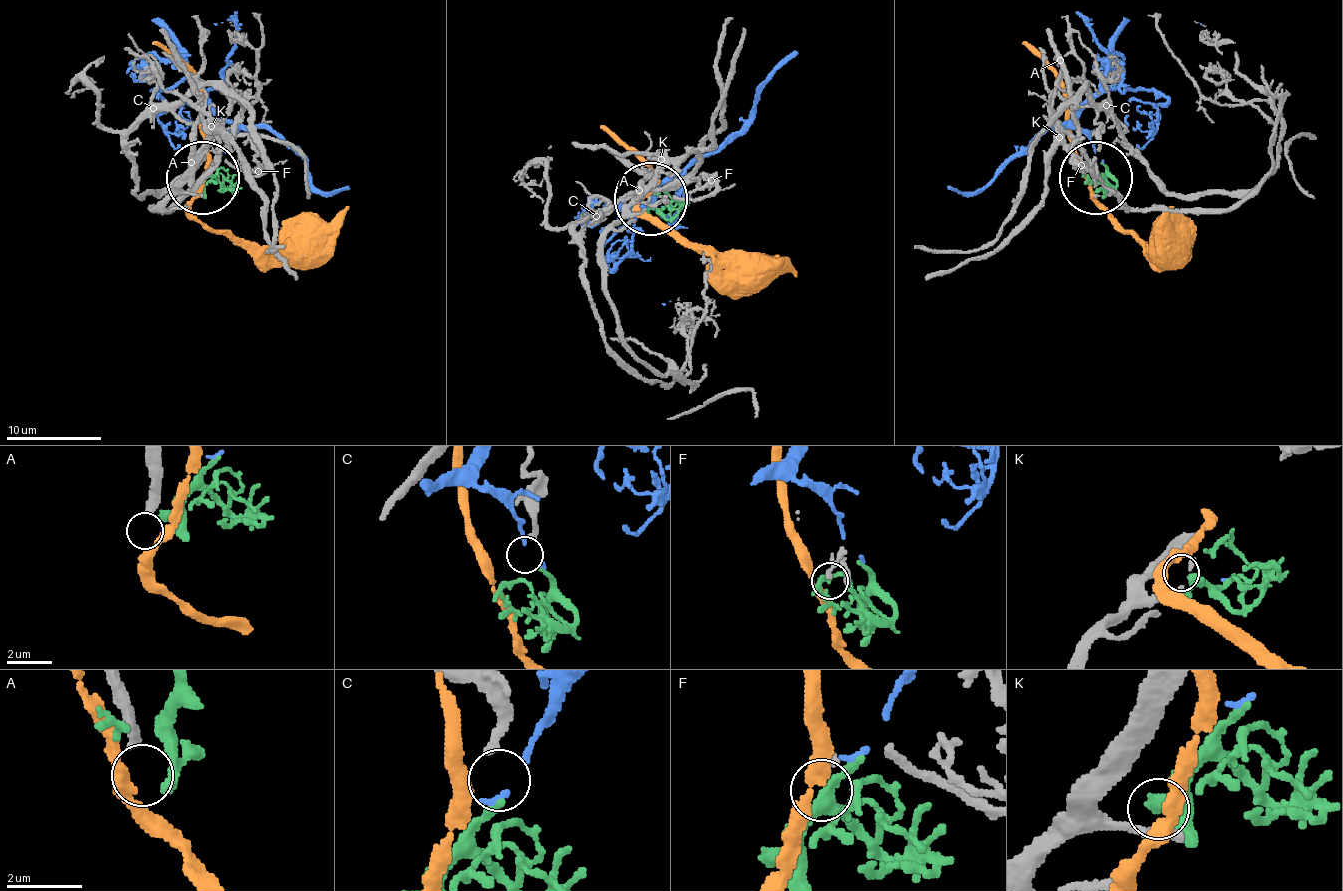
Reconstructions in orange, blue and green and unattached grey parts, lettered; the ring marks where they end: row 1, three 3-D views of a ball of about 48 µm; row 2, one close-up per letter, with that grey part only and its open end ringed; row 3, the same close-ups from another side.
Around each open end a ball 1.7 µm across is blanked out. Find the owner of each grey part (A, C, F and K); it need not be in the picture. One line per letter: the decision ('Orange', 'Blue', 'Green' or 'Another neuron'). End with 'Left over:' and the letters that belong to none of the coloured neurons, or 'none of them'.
A: Another neuron
C: Another neuron
F: Another neuron
K: Green
Left over: A, C, F

